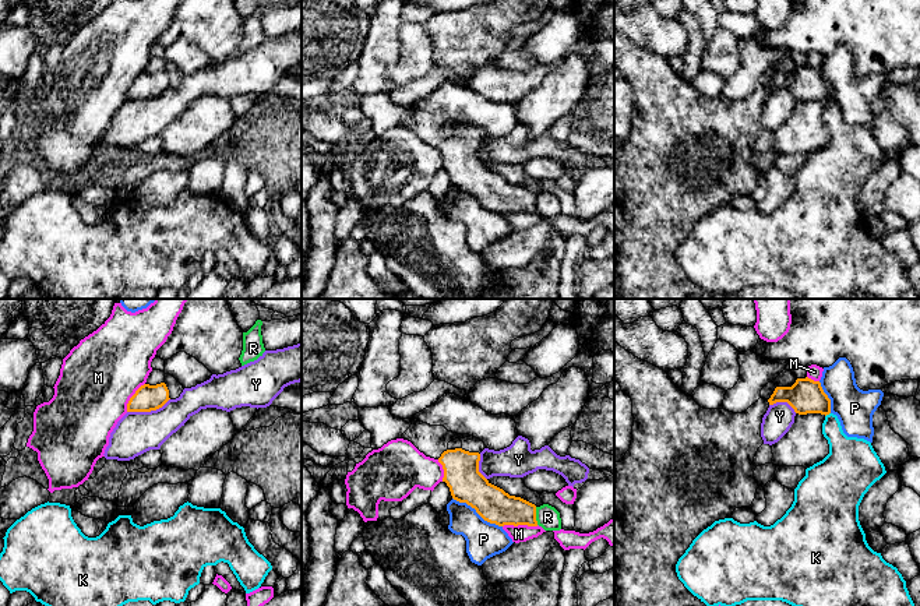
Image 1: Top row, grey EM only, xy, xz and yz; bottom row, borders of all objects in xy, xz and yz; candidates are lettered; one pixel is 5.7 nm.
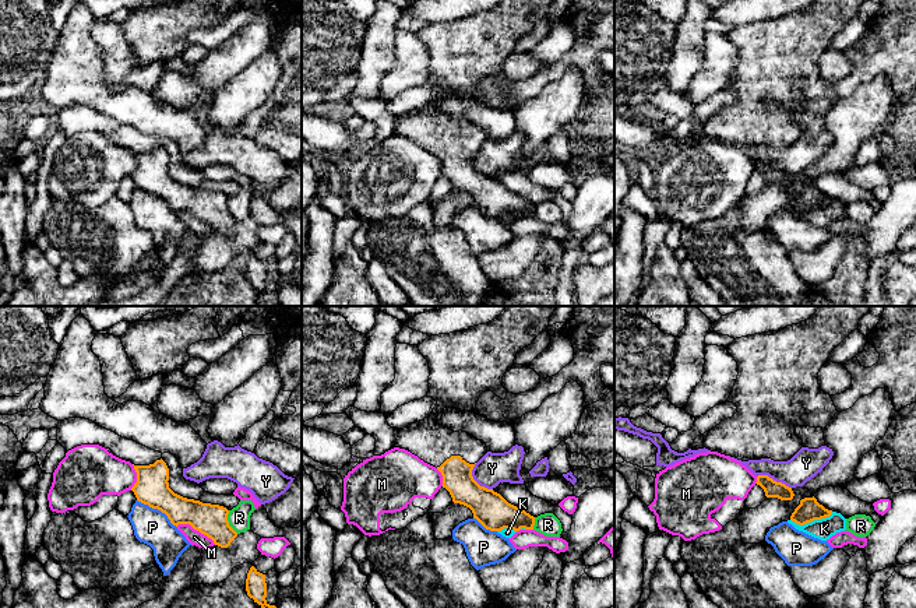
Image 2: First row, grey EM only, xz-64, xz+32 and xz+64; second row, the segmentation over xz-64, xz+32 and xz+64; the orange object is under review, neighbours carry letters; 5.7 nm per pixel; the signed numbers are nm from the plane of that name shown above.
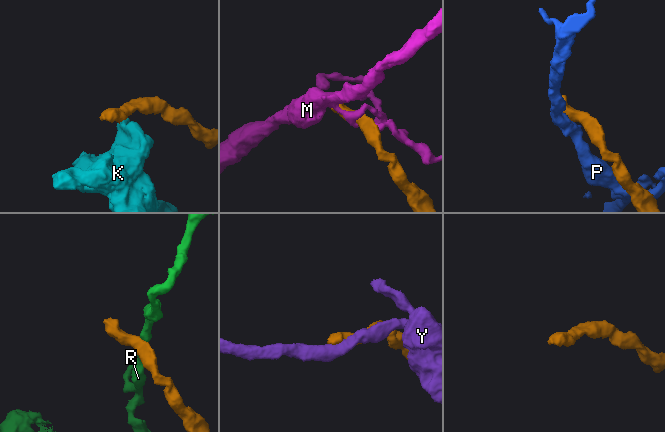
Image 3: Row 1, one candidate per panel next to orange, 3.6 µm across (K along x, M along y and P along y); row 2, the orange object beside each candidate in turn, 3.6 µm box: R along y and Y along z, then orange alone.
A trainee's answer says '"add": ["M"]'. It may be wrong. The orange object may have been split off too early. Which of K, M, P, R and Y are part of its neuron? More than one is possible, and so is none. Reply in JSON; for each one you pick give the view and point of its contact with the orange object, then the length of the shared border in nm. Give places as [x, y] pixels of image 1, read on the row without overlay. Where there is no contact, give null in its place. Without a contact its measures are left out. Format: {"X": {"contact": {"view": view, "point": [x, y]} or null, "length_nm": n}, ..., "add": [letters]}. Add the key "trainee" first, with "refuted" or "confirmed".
{"trainee": "refuted", "add": []}

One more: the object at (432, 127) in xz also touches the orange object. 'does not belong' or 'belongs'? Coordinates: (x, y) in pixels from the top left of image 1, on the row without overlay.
belongs

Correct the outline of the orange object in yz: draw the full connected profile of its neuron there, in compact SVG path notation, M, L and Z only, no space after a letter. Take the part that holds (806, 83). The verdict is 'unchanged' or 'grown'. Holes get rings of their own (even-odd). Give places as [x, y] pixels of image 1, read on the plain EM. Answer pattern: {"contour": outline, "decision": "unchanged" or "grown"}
{"contour": "M614 28L614 67L620 71L621 78L624 78L632 88L632 127L630 137L625 140L621 149L616 149L617 156L617 170L614 172L614 261L617 265L617 290L620 299L711 299L711 296L697 283L694 283L684 271L678 267L676 260L676 251L678 246L685 240L692 228L715 208L732 205L733 198L741 194L750 194L755 186L757 176L759 175L755 165L755 151L754 144L758 135L764 131L761 124L761 110L768 95L776 89L787 89L796 101L831 101L831 87L824 80L821 70L814 68L808 64L797 66L792 74L776 74L769 87L759 85L754 92L751 92L743 101L733 101L726 96L705 96L701 95L691 82L685 82L681 75L672 68L669 61L659 54L635 45L632 40L621 35Z", "decision": "grown"}

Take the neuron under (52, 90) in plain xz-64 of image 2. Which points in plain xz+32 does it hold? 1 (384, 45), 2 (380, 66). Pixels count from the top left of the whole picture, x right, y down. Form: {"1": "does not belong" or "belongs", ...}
{"1": "belongs", "2": "belongs"}

